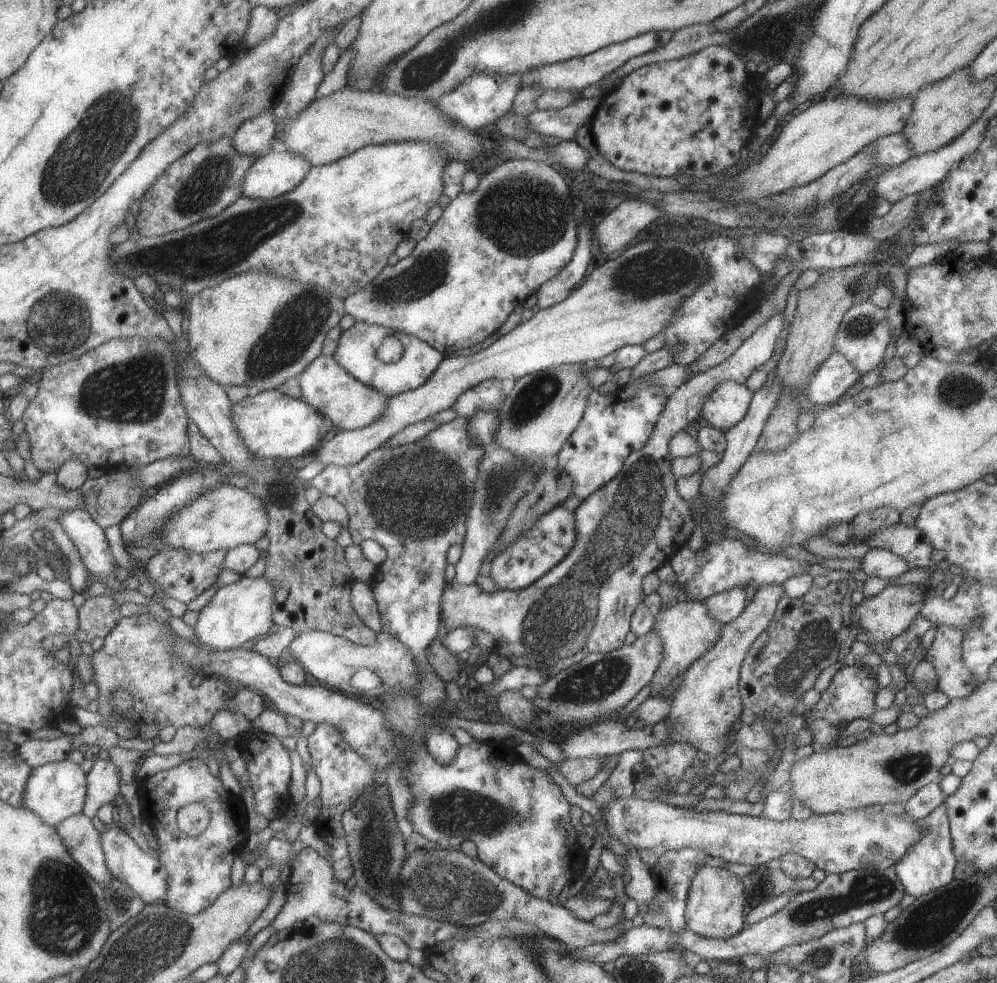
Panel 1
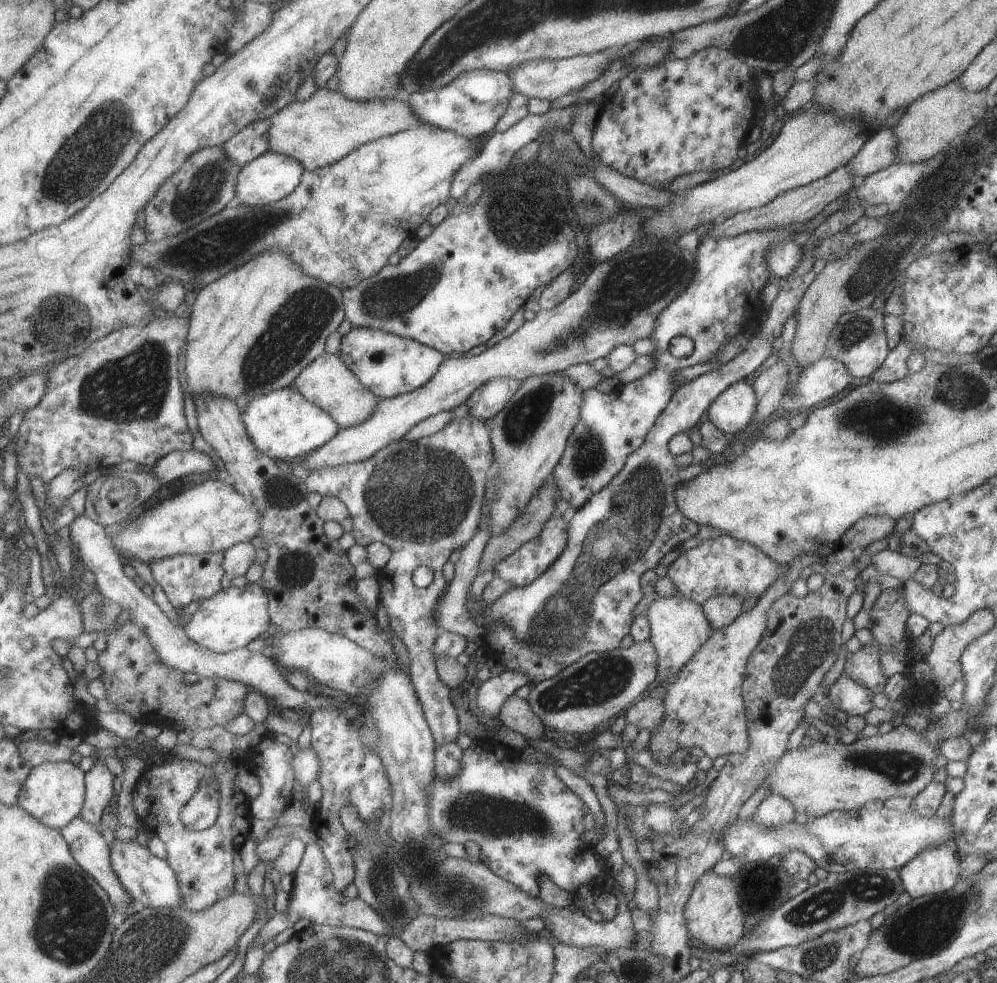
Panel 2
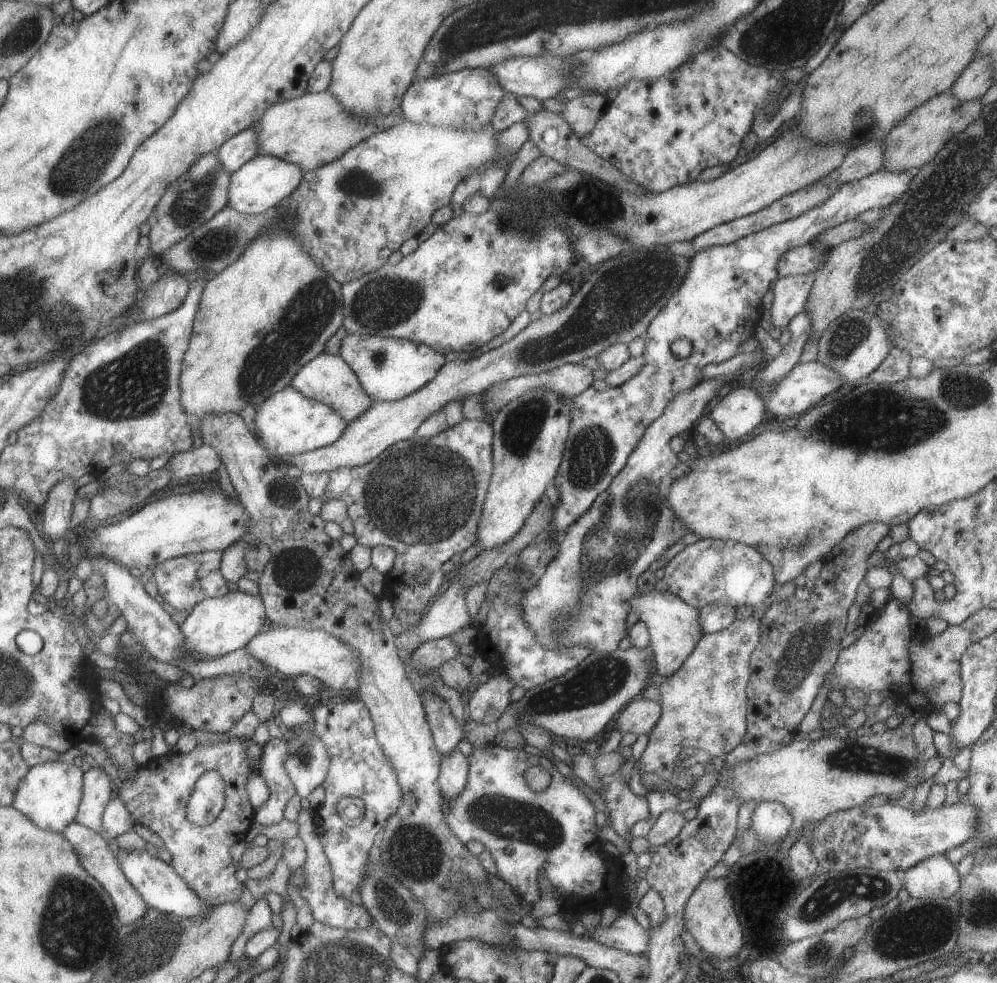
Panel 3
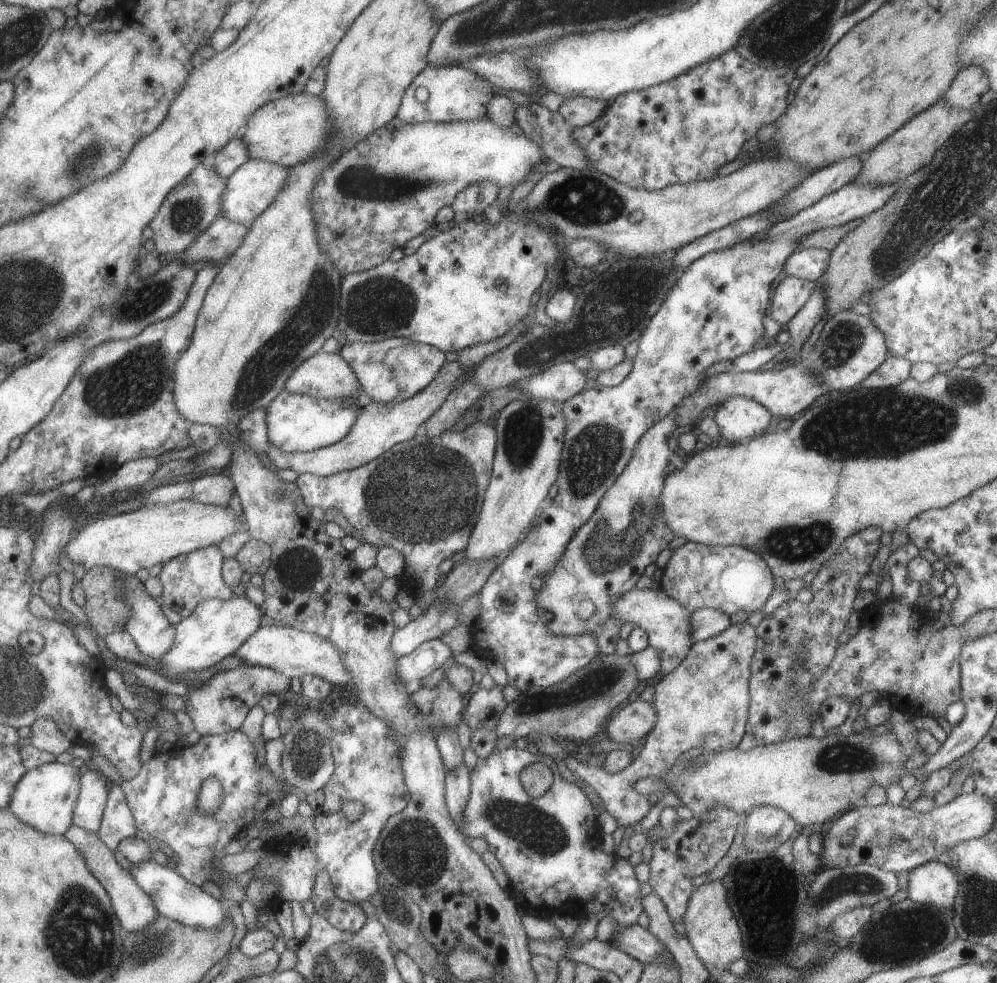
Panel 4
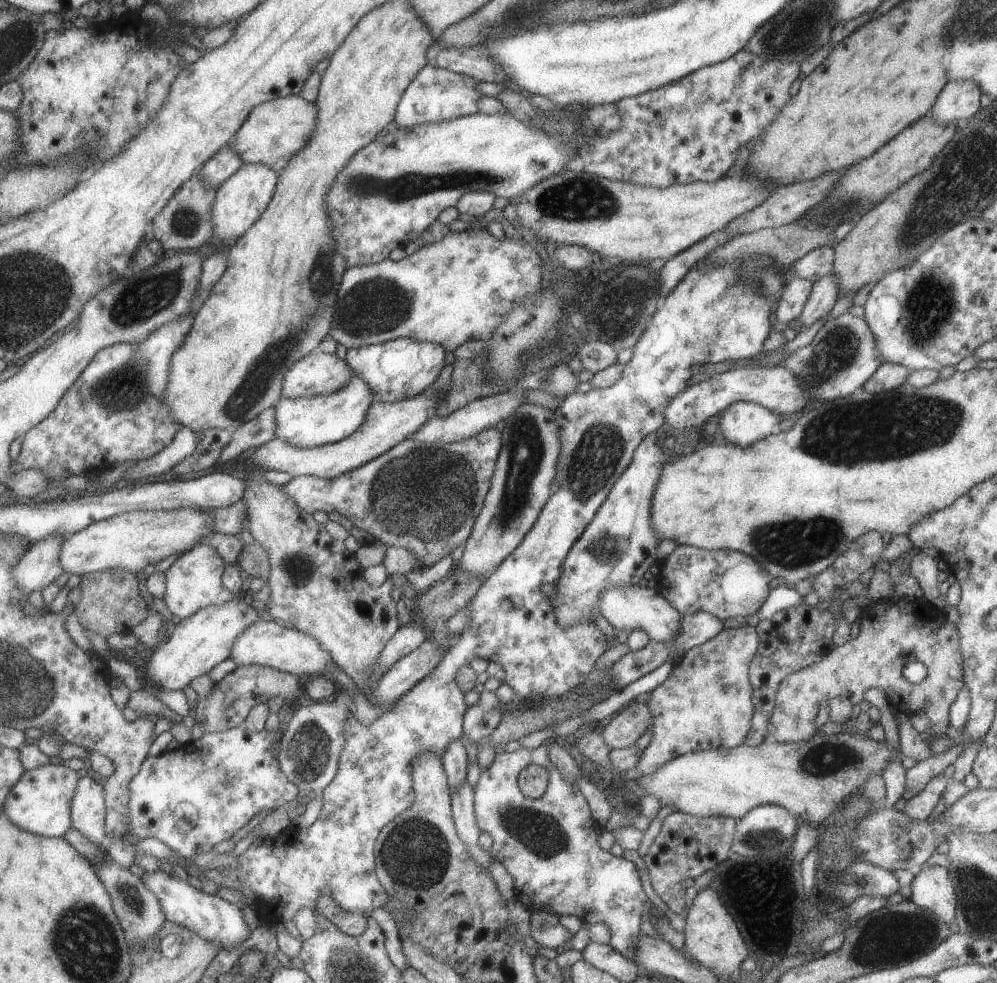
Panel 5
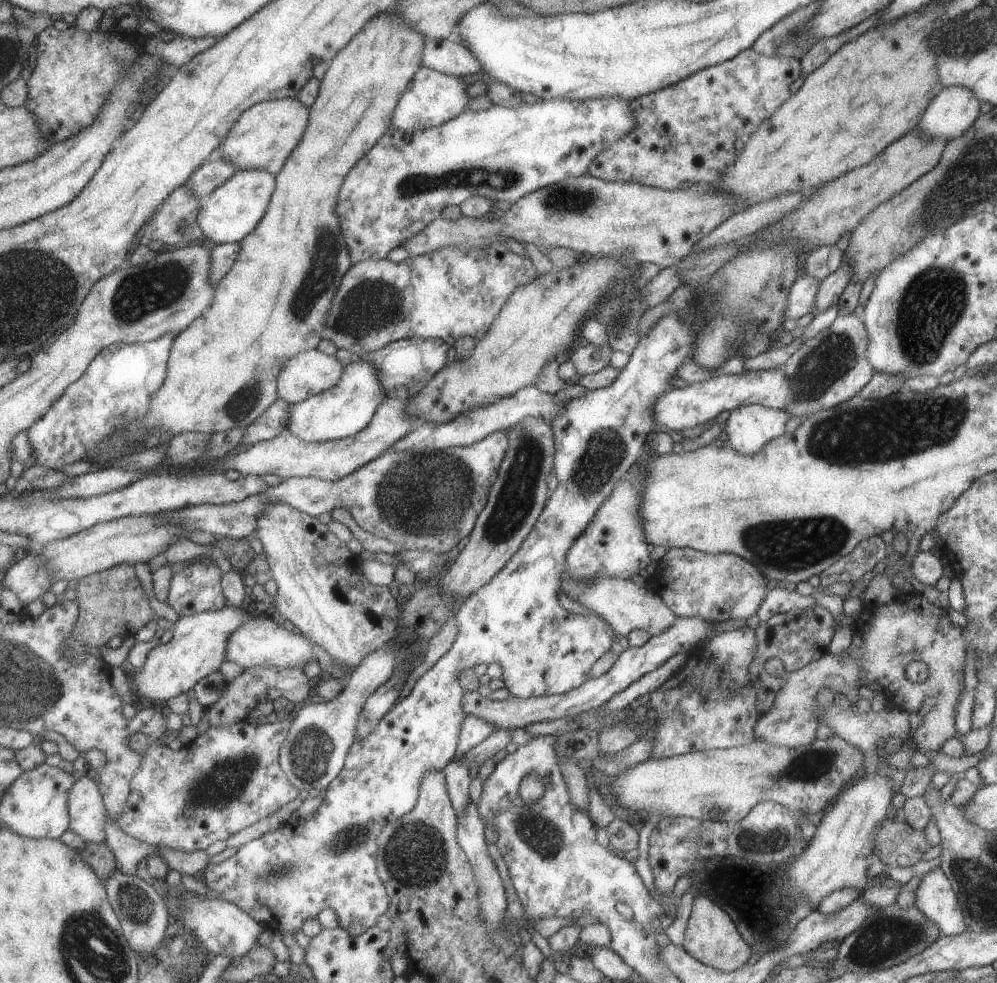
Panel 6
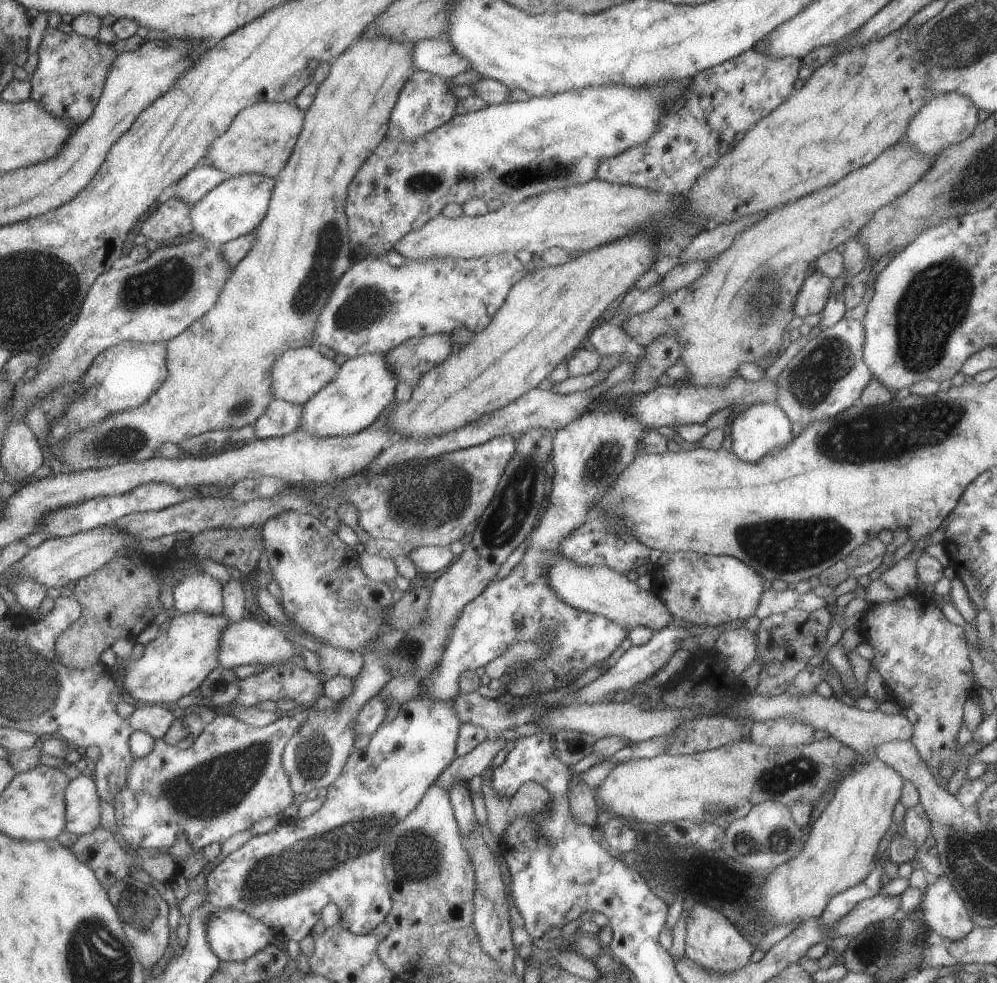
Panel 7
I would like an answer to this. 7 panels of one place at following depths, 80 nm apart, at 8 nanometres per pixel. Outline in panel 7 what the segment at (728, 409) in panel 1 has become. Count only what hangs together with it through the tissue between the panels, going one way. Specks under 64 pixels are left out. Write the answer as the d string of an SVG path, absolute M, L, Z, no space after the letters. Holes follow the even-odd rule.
M759 403L748 405L745 410L732 416L728 422L731 437L730 450L739 460L745 462L756 463L767 451L772 448L782 447L793 439L790 420L777 404Z

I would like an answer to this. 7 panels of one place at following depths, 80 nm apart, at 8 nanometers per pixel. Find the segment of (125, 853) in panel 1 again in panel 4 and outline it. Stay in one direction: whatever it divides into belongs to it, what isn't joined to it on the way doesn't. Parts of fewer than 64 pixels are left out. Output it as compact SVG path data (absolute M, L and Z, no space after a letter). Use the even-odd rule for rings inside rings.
M152 858L133 863L128 873L133 877L133 880L136 880L137 886L144 890L147 896L150 896L157 914L172 921L210 929L216 927L227 915L225 905L222 902L205 893L197 885L187 882L182 871L174 871L167 865L158 864Z

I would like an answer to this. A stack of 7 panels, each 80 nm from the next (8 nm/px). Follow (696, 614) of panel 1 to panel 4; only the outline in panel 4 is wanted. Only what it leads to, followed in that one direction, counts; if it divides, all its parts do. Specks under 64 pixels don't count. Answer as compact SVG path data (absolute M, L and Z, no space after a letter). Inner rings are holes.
M661 588L639 589L624 592L612 603L612 615L618 621L630 622L633 627L642 628L648 636L648 644L659 654L660 672L670 673L686 656L694 643L690 612L676 600L665 594Z

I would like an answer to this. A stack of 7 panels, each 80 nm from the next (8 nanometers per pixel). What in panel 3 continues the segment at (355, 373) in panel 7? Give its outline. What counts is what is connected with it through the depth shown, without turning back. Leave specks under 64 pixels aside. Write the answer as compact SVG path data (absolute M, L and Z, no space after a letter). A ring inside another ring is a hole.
M289 385L269 396L267 400L263 400L263 403L255 408L253 424L255 424L254 438L274 461L281 456L303 454L332 444L343 434L347 426L339 412L331 410L323 402L305 398Z

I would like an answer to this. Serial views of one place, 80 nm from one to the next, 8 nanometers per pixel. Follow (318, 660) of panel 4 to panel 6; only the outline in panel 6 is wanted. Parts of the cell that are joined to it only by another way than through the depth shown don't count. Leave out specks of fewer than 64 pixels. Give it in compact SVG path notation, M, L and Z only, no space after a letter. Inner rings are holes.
M264 614L259 618L250 618L239 628L229 633L224 660L238 664L242 669L254 666L262 667L295 667L302 670L303 666L314 660L313 643L301 633L286 630L281 621L271 614Z

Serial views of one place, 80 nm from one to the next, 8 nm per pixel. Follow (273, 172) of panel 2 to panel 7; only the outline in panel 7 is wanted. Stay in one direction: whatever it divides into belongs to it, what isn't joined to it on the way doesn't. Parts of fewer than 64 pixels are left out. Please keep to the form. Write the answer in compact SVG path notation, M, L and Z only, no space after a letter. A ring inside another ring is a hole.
M258 174L237 175L220 182L191 207L193 237L220 245L249 234L265 216L273 185L273 177Z

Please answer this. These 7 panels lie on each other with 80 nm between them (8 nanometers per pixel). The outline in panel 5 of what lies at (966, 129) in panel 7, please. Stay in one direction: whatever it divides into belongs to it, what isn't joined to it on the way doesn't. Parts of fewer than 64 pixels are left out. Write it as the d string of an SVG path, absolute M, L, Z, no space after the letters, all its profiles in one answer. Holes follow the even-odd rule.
M971 79L947 81L927 116L941 124L953 123L960 126L980 107L981 93L977 83Z

